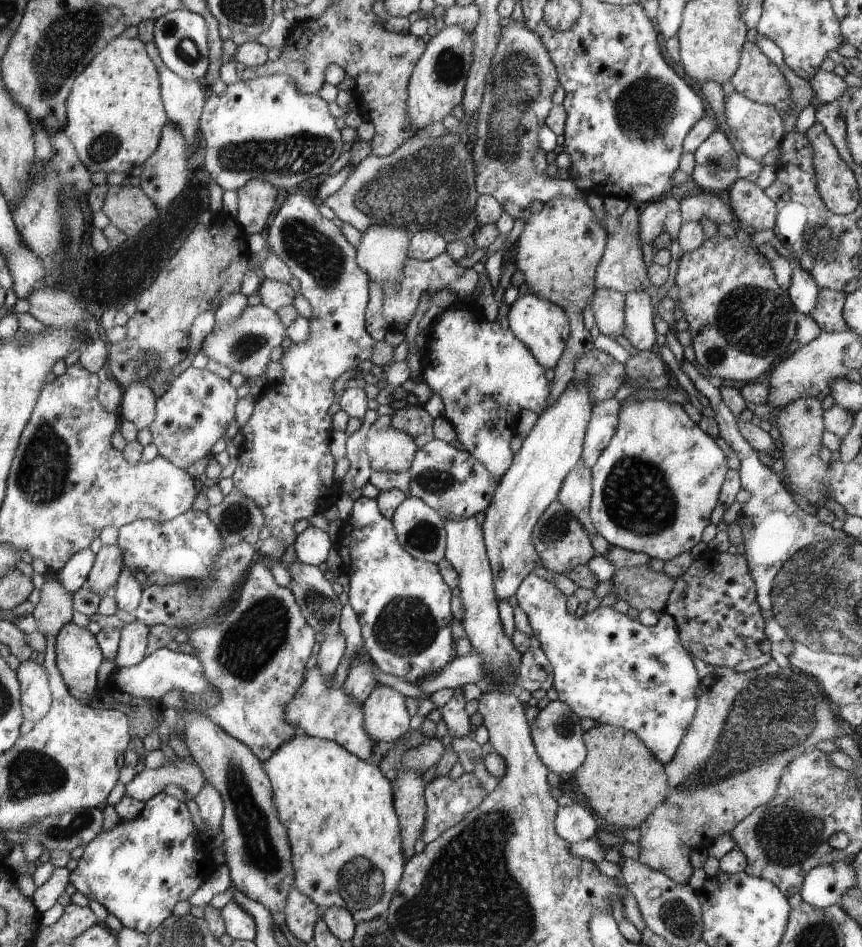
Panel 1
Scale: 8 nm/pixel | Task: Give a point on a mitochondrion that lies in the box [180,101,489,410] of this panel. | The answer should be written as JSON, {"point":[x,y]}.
{"point":[430,186]}

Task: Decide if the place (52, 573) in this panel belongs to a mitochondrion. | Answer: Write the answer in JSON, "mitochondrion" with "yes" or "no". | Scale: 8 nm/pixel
{"mitochondrion":"no"}

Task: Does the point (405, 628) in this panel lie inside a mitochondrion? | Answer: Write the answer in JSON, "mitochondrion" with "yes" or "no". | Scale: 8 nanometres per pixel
{"mitochondrion":"yes"}

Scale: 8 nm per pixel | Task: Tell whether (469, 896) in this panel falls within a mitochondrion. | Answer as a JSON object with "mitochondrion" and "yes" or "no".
{"mitochondrion":"yes"}

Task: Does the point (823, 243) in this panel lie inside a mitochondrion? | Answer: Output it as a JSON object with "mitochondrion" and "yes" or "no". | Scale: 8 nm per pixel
{"mitochondrion":"yes"}

